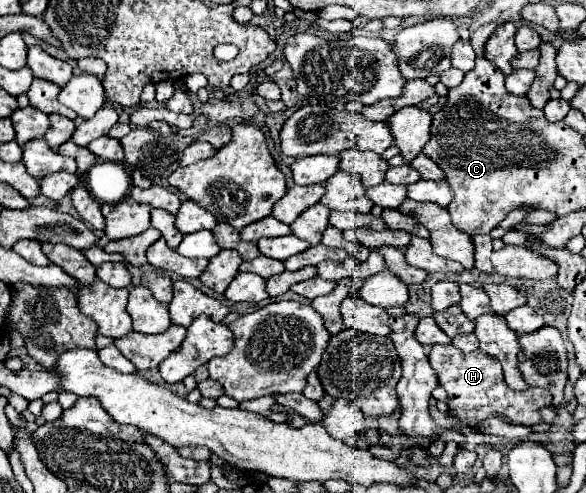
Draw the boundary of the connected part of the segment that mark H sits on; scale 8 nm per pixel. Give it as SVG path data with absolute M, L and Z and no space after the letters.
M436 344L432 346L428 358L430 358L430 366L436 370L440 378L440 384L448 392L450 416L454 416L464 426L474 426L476 422L482 422L494 414L504 414L514 424L532 426L542 422L540 408L552 402L552 394L546 388L526 388L522 392L508 388L504 382L500 362L480 348L474 352L462 352L452 344L448 346Z

